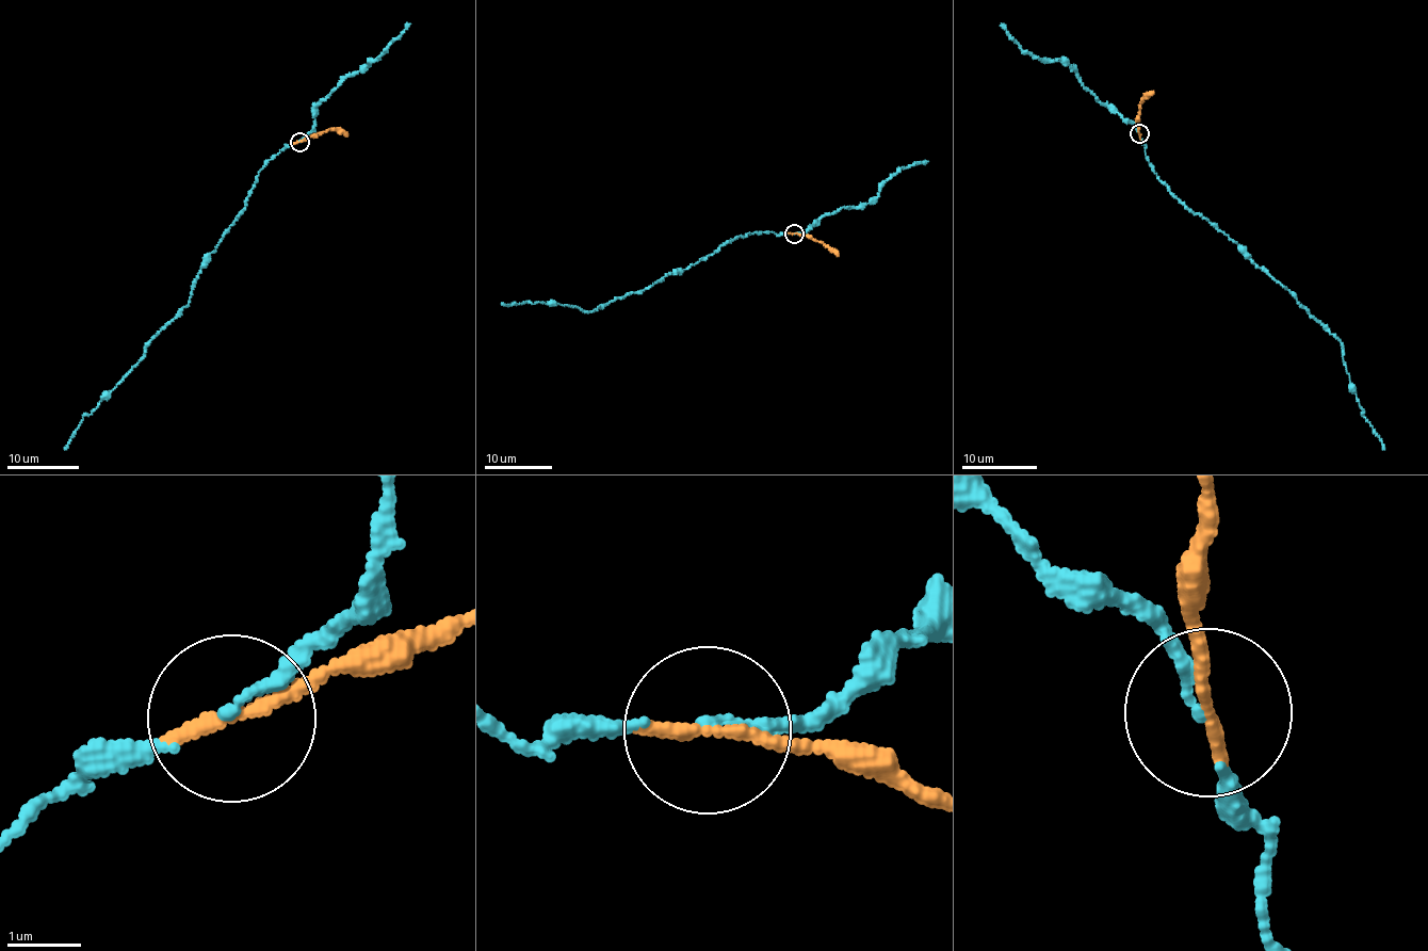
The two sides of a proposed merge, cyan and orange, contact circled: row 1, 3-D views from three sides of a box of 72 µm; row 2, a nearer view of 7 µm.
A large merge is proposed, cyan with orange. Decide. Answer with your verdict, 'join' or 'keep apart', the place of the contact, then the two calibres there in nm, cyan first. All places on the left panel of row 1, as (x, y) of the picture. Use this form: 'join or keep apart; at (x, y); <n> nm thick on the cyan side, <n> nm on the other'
keep apart; at (299, 142); 120 nm thick on the cyan side, 220 nm on the other

